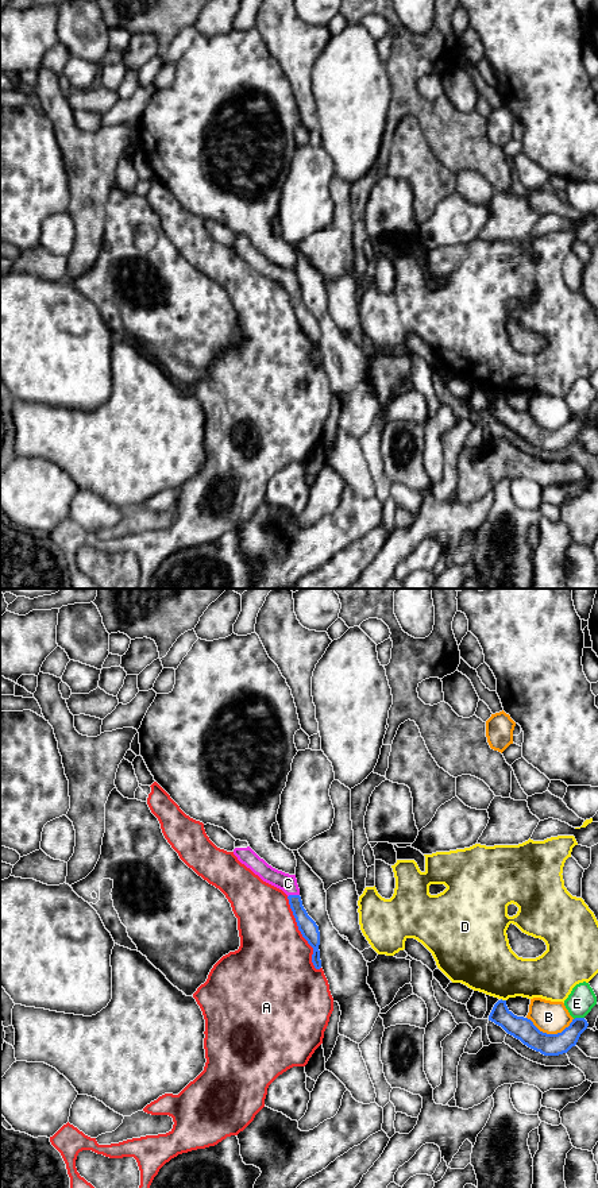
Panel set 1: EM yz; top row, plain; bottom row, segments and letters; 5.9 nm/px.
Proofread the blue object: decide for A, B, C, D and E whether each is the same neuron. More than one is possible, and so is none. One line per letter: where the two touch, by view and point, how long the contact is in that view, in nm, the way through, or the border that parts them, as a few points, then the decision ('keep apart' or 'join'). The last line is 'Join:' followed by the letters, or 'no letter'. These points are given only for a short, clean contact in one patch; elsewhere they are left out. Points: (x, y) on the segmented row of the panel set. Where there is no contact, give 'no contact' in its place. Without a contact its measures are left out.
A: meets blue in yz at (301, 933); contact 480 nm long; keep apart
B: meets blue in yz at (550, 1034); contact 280 nm long; keep apart
C: meets blue in yz at (293, 895); contact 70 nm long; runs through yz (308, 928), (296, 906), (293, 895), (288, 883); join
D: meets blue in yz at (504, 1001); contact 40 nm long; keep apart
E: meets blue in yz at (578, 1018); contact 70 nm long; keep apart
Join: C

